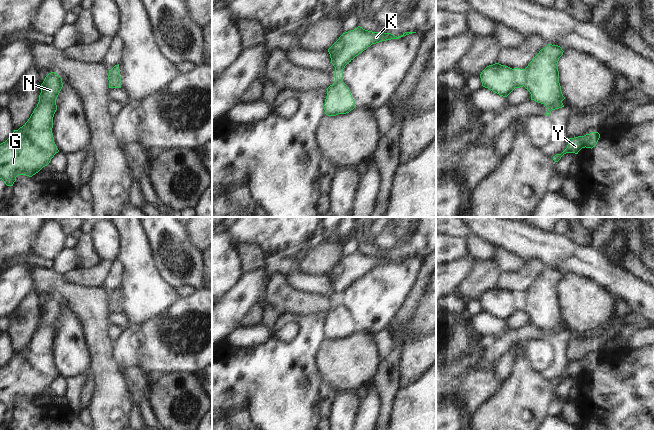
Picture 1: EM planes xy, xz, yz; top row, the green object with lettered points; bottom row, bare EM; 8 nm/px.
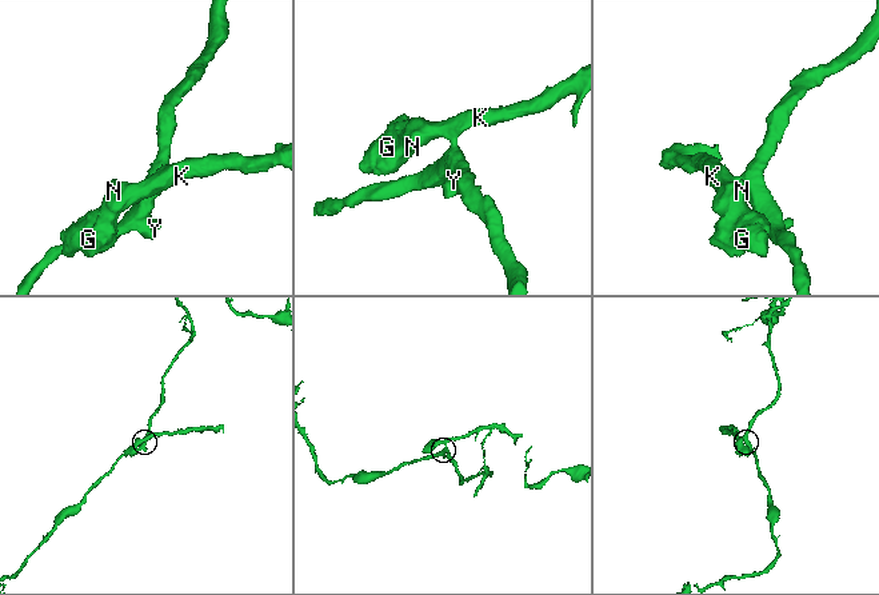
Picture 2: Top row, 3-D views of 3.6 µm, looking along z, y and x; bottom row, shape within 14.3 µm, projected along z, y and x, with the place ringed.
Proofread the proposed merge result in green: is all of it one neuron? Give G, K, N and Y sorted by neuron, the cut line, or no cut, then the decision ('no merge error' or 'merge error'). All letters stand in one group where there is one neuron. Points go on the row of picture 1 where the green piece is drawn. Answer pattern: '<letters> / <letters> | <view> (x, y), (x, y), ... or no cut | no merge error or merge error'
G K N / Y | yz (525, 69), (525, 83), (523, 85) | merge error

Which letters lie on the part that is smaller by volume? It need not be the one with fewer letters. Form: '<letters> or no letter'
G, K, N.

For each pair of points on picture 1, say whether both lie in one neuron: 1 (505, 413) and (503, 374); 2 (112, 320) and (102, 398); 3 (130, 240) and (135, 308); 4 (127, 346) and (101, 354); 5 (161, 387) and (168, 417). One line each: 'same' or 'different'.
1: different
2: different
3: same
4: different
5: same

